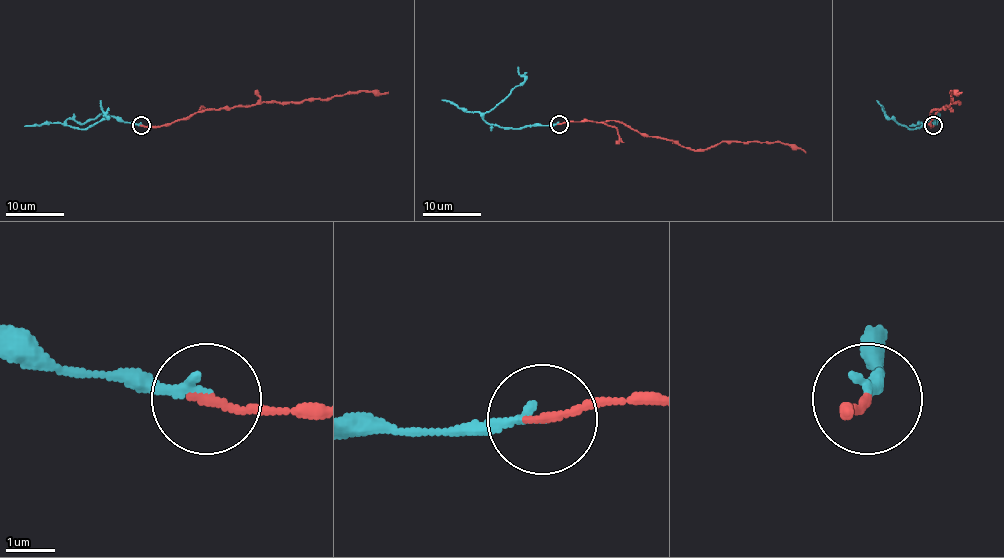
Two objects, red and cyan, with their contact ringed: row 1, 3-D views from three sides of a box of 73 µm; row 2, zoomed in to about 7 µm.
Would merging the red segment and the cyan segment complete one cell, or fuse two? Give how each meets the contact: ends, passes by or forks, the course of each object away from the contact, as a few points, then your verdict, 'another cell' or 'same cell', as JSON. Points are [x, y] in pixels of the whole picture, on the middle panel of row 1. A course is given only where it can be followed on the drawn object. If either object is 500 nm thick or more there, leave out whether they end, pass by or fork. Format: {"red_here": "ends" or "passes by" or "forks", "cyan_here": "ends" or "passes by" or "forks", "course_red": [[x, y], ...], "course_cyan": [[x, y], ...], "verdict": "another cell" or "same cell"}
{"red_here": "ends", "cyan_here": "ends", "course_red": [[559, 124], [615, 120], [640, 133], [675, 140], [696, 150], [722, 142], [777, 142], [795, 144], [805, 152]], "course_cyan": [[559, 124], [516, 128], [489, 124], [483, 118], [524, 80], [518, 67]], "verdict": "same cell"}

